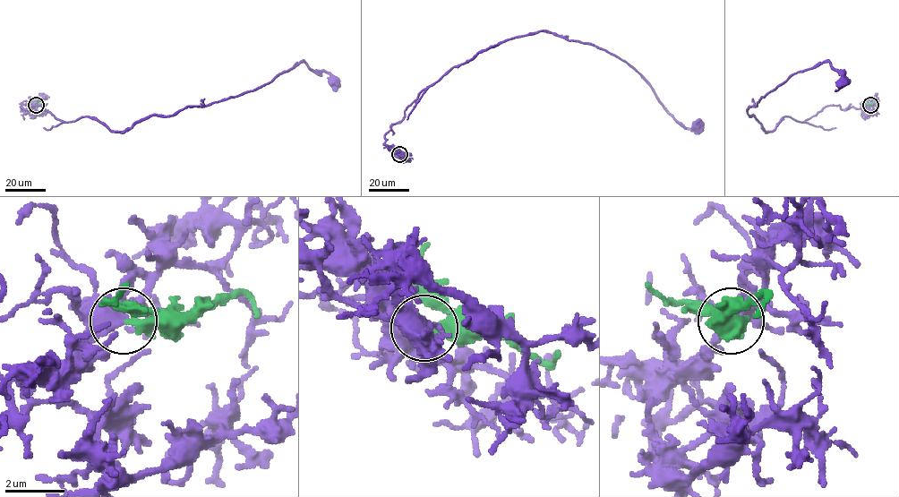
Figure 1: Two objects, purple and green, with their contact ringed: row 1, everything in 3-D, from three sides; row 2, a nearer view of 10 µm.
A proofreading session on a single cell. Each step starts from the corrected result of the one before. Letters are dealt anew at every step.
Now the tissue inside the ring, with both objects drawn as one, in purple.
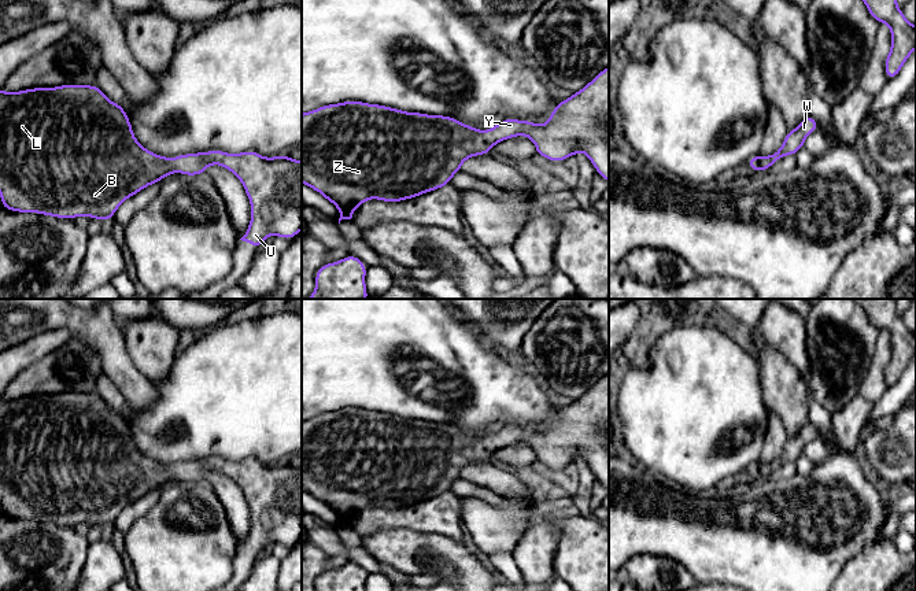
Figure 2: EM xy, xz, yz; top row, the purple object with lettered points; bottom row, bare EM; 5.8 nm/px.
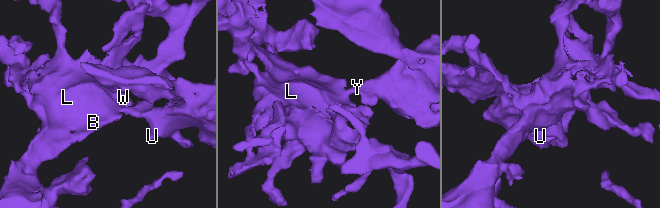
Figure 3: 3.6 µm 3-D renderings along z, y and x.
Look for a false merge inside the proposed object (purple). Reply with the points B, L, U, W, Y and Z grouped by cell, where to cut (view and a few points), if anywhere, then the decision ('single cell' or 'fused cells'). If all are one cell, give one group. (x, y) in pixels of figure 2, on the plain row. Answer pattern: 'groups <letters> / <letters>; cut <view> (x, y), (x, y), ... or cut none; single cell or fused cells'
groups B L U W Y Z; cut none; single cell

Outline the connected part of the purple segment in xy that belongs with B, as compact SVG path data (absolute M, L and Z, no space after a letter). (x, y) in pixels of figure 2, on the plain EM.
M64 391L56 395L40 394L34 396L23 396L19 399L7 400L0 396L0 505L1 516L7 516L15 520L38 520L41 522L49 522L63 527L73 527L81 522L91 524L93 527L103 527L110 529L118 514L129 505L134 503L141 496L151 491L160 490L166 483L173 483L180 479L182 483L200 483L206 480L210 472L219 472L232 479L243 491L243 495L250 506L251 511L251 528L245 542L240 546L248 553L262 554L265 546L270 542L292 547L302 538L302 468L293 468L287 461L265 465L256 458L244 458L241 461L228 461L221 457L213 457L208 459L182 461L177 465L165 465L145 457L134 444L132 431L126 418L121 411L112 410L104 399L95 392L74 392Z

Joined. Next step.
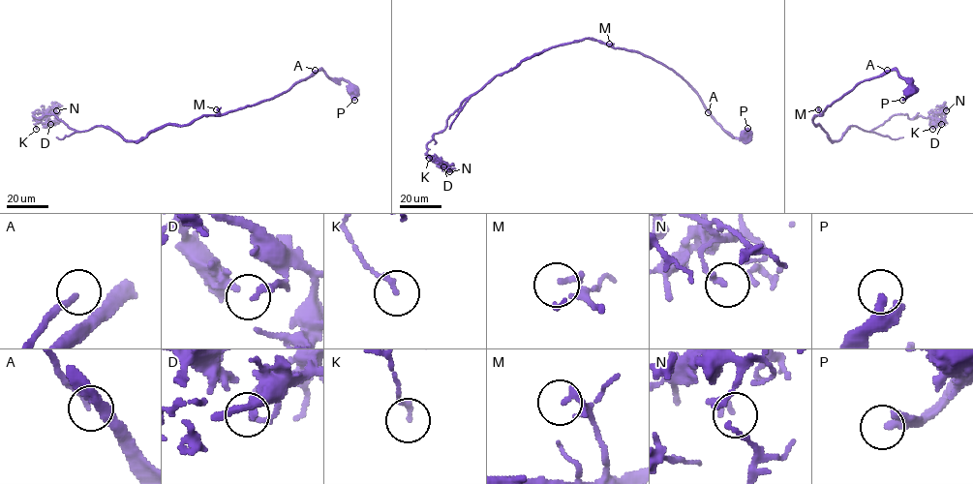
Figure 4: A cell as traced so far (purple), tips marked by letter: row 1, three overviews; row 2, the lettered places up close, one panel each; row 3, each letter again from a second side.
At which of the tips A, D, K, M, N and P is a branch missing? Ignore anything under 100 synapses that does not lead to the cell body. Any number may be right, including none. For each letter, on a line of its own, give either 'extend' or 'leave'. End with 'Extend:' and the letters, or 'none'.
A: extend
D: leave
K: leave
M: leave
N: leave
P: leave
Extend: A

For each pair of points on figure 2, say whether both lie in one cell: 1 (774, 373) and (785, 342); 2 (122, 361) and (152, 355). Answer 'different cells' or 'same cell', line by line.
1: different cells
2: different cells

